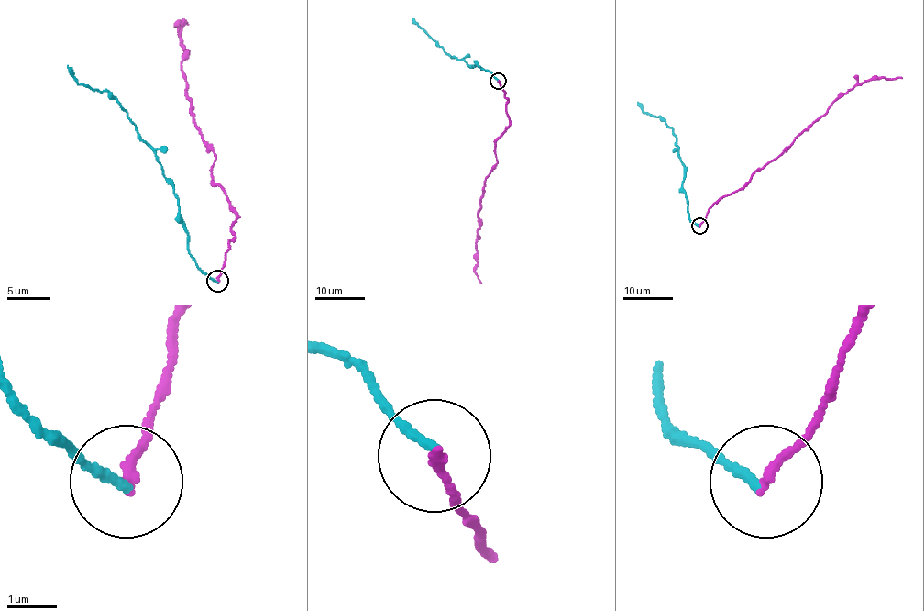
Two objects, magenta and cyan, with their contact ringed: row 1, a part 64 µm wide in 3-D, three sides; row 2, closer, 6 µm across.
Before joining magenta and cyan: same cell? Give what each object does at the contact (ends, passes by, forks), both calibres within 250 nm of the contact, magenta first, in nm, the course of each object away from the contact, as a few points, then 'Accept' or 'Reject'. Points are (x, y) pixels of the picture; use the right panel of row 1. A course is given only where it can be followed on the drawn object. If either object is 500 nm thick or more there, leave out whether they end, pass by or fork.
At the ring magenta ends. At the ring cyan ends. Thickness 190 nm (magenta) against 190 nm. Course of magenta: (699, 225), (709, 209), (737, 192), (752, 174), (775, 160), (834, 100), (865, 82), (901, 78). Course of cyan: (698, 225), (689, 219), (682, 188), (684, 166), (675, 135), (660, 116), (645, 113), (638, 102). Reject

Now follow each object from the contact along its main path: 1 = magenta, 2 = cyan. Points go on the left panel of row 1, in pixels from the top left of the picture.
1: (216, 281), (236, 209), (213, 181), (214, 151), (186, 99), (176, 26), (189, 24)
2: (216, 281), (189, 252), (173, 185), (156, 153), (106, 91), (79, 84), (68, 64)

